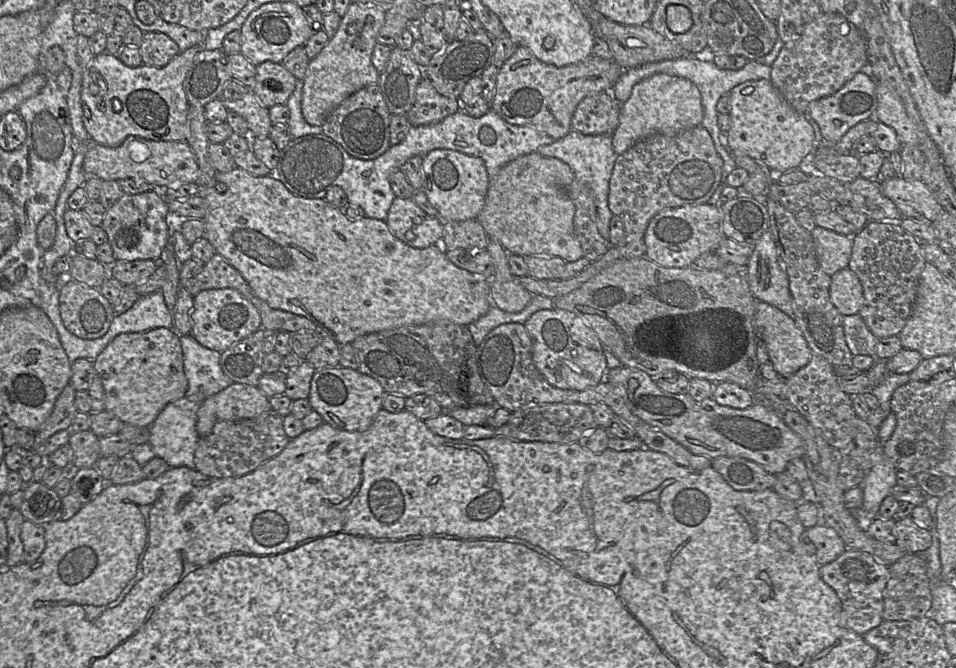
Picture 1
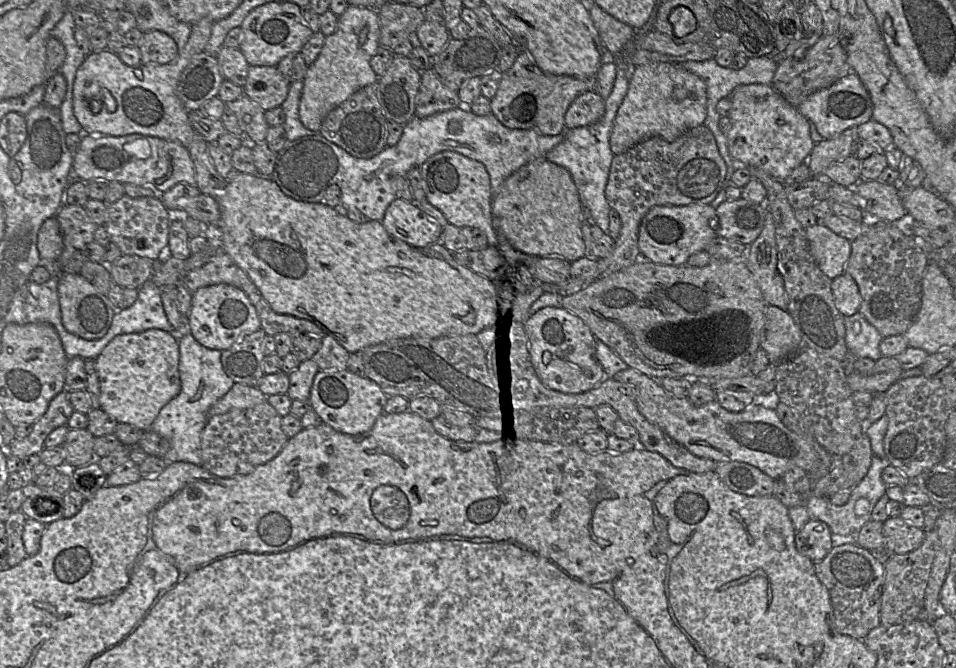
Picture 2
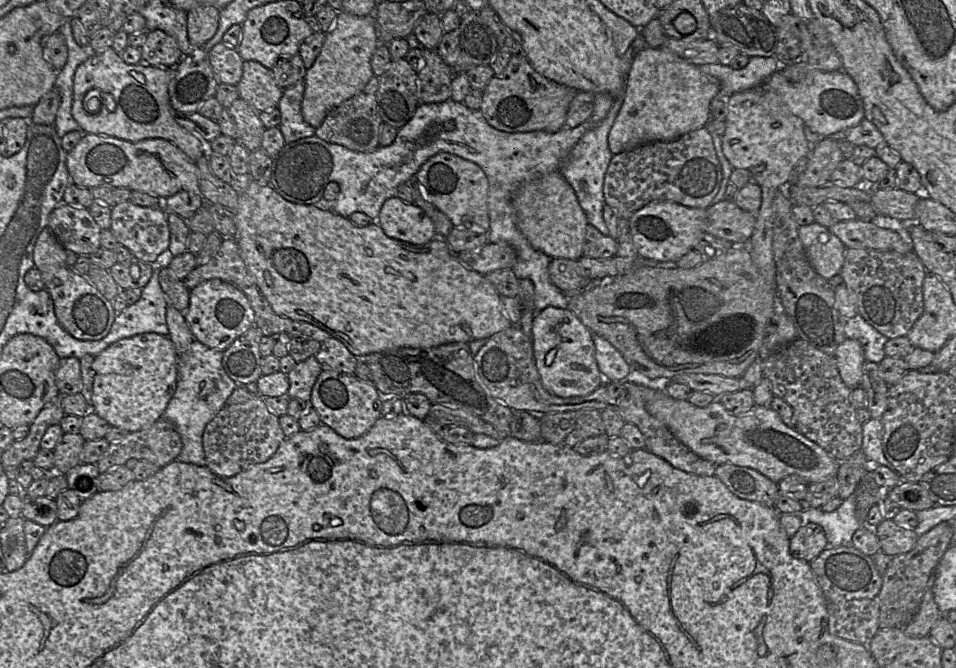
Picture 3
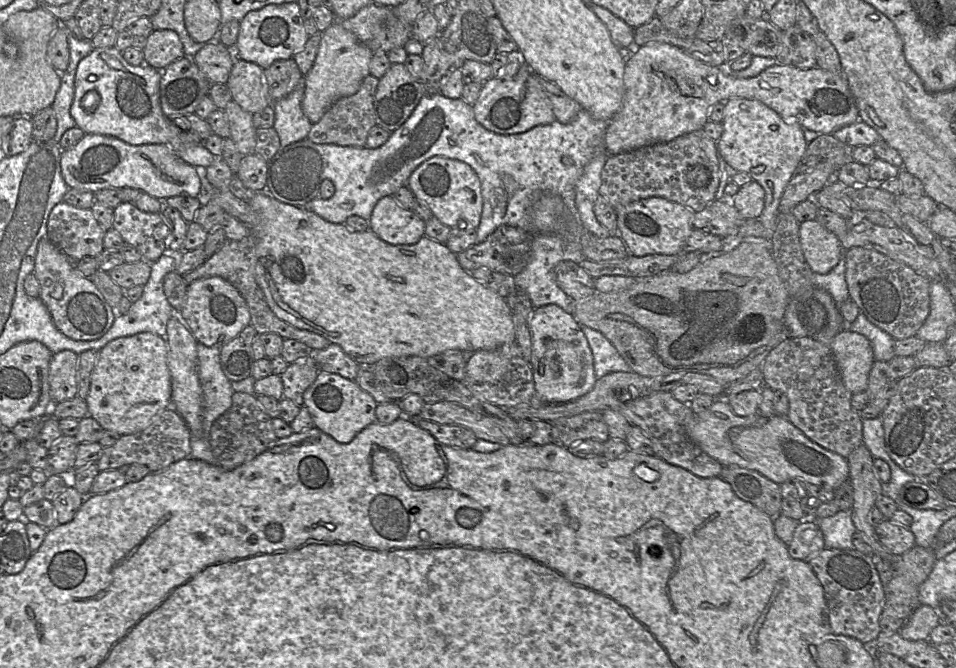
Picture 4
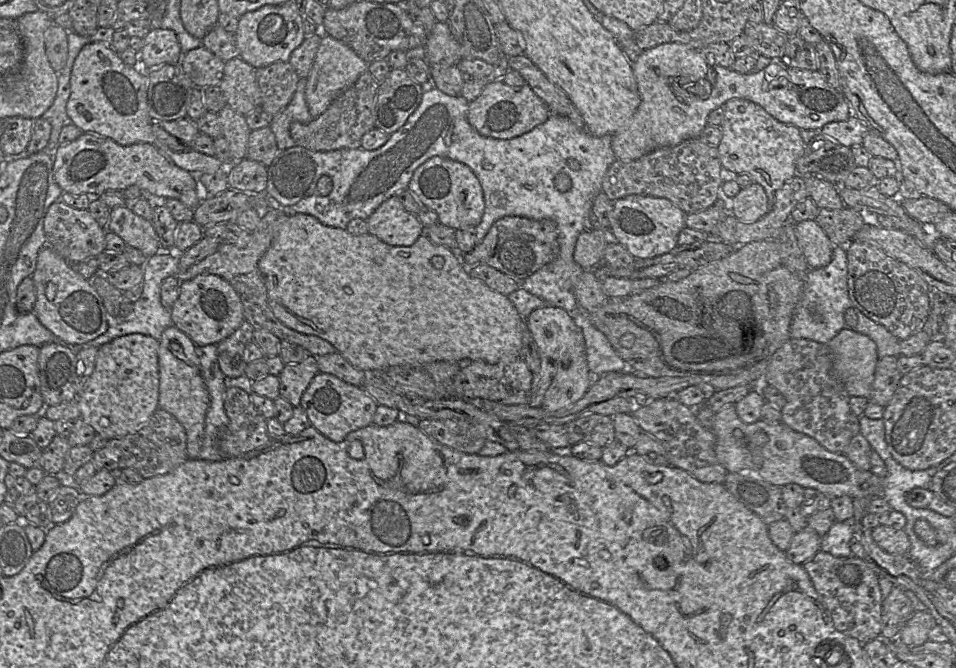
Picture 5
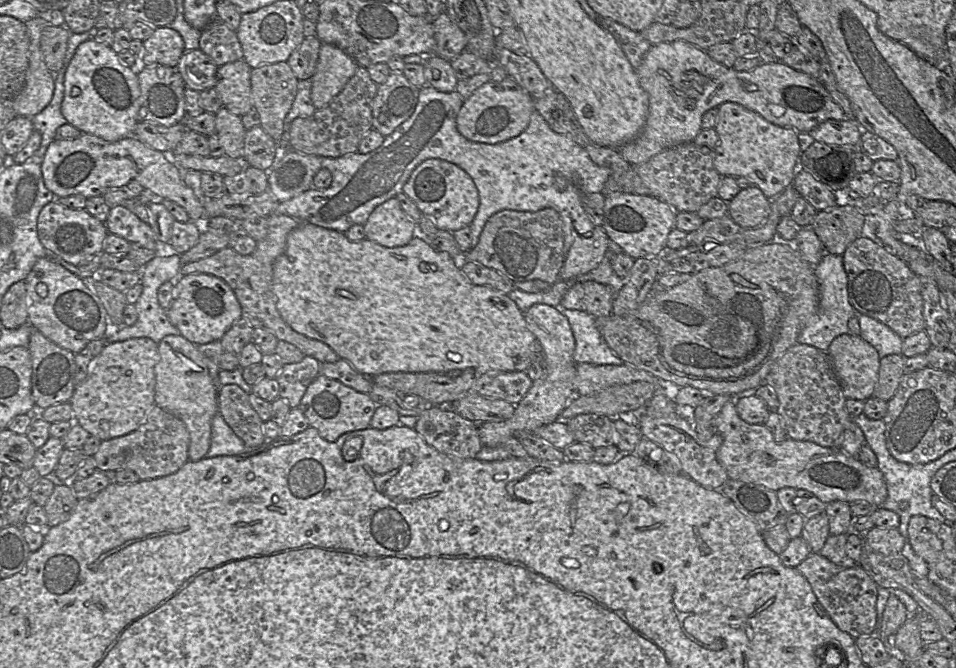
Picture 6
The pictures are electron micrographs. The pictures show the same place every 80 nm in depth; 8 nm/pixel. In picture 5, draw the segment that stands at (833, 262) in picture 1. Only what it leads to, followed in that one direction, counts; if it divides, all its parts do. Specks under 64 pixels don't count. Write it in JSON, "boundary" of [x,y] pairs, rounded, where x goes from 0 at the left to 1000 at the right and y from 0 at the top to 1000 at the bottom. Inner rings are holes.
{"boundary":[[[853,329],[834,334],[832,352],[848,403],[861,401],[869,392],[873,368]]]}

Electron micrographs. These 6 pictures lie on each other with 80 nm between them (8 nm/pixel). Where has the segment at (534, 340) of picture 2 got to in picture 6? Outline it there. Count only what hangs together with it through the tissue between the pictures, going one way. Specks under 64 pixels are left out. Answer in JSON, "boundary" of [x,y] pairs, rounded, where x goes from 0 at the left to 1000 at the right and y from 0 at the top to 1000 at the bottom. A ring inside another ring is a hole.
{"boundary":[[[559,455],[549,469],[548,476],[553,494],[567,518],[570,537],[568,561],[558,570],[547,597],[540,606],[535,626],[524,632],[500,635],[500,650],[505,668],[521,669],[526,666],[540,645],[554,645],[567,636],[586,629],[585,623],[600,593],[599,569],[603,542],[599,536],[601,506],[594,478],[582,460],[572,455]]]}

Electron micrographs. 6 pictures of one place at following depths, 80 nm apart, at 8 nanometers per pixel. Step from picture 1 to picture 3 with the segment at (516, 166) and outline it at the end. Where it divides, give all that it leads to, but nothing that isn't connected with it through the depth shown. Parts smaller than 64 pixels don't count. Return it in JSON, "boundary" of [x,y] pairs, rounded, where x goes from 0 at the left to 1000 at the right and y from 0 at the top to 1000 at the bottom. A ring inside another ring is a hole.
{"boundary":[[[586,256],[547,275],[539,287],[540,335],[555,368],[576,386],[606,389],[610,383],[614,325],[599,280]]]}

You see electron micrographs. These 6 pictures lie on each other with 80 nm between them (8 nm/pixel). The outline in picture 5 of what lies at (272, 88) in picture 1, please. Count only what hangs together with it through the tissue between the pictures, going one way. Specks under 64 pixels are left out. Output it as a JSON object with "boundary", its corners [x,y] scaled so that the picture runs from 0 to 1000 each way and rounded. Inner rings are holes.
{"boundary":[[[251,85],[243,87],[234,94],[229,129],[236,154],[254,174],[273,157],[268,102]]]}

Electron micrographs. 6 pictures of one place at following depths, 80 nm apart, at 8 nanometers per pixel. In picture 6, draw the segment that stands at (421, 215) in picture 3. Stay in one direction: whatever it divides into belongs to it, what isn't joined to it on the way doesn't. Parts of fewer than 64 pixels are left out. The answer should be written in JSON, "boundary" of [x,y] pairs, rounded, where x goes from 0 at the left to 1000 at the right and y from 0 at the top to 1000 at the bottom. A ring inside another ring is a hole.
{"boundary":[[[414,295],[393,310],[381,337],[383,358],[406,371],[426,367],[436,353],[437,341],[438,337],[425,322]]]}

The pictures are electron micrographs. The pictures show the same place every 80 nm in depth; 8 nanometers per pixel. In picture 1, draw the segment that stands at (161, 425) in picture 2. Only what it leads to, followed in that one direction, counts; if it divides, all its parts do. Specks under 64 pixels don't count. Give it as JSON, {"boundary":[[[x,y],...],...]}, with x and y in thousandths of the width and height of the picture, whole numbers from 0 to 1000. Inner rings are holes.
{"boundary":[[[199,500],[188,504],[191,525],[192,557],[197,569],[195,590],[177,603],[157,638],[156,665],[163,683],[177,698],[204,701],[204,675],[209,653],[205,642],[206,615],[218,594],[229,588],[245,572],[231,551],[231,528],[213,519]]]}

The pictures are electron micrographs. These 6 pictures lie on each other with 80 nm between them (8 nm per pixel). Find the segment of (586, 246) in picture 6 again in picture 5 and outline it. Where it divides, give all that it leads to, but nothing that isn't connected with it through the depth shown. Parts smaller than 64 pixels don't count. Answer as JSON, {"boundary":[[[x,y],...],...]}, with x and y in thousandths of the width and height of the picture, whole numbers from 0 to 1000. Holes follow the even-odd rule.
{"boundary":[[[630,343],[610,346],[603,362],[600,389],[611,404],[620,404],[630,395],[635,367]]]}

